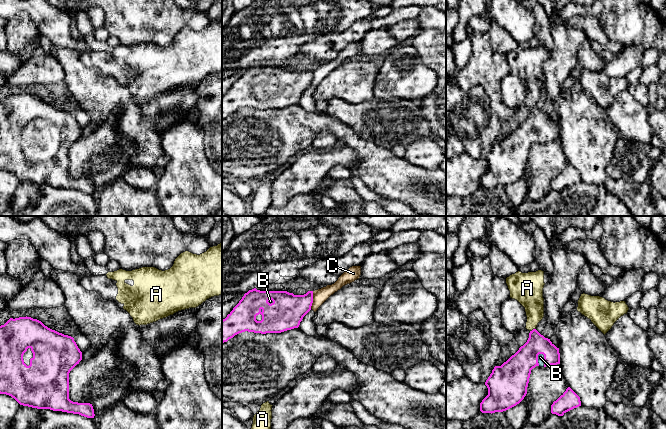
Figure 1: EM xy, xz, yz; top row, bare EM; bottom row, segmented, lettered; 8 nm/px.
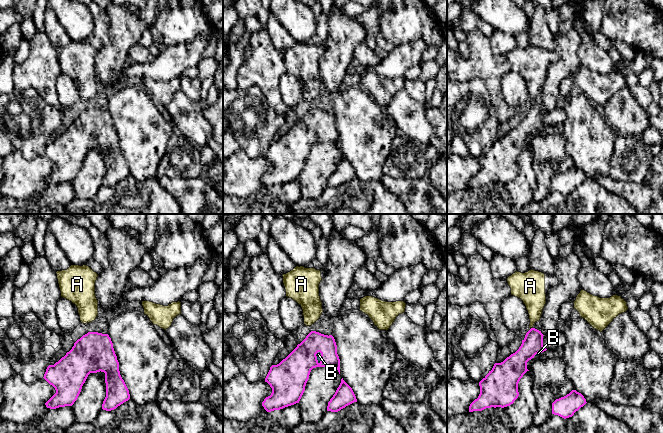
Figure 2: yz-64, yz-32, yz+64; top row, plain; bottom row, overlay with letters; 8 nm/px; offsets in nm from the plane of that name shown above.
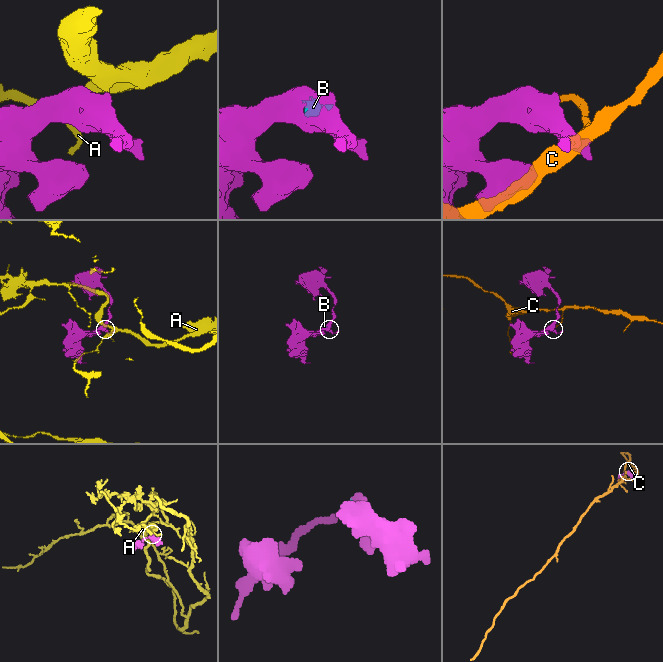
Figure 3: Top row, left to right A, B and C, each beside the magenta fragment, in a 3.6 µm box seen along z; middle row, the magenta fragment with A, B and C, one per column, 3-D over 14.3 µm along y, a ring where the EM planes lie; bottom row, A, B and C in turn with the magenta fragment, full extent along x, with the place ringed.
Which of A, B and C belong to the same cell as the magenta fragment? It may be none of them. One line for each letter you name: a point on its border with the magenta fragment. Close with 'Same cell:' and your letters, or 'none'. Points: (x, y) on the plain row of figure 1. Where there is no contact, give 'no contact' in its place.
A: yz (533, 105)
B: yz (544, 135)
Same cell: A, B

